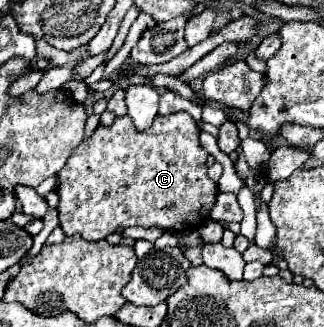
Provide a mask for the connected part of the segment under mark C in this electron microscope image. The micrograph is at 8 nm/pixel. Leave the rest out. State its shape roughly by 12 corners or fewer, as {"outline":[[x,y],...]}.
{"outline":[[186,112],[116,118],[56,174],[60,228],[200,228],[216,204]]}

